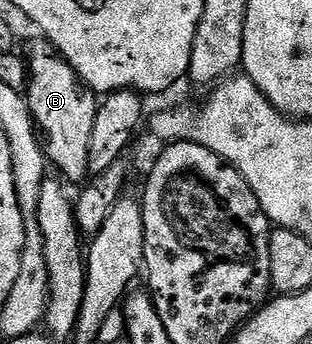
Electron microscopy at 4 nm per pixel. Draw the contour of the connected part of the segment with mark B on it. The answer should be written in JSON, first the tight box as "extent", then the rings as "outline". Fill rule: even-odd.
{"extent":[25,37,100,184],"outline":[[[42,37],[36,40],[36,43],[25,51],[27,64],[25,96],[41,132],[42,142],[45,144],[46,162],[51,165],[55,163],[56,169],[60,171],[58,174],[68,184],[86,184],[91,175],[89,140],[93,137],[93,121],[97,121],[100,100],[96,92],[83,84],[77,72],[66,63],[52,43]]]}

